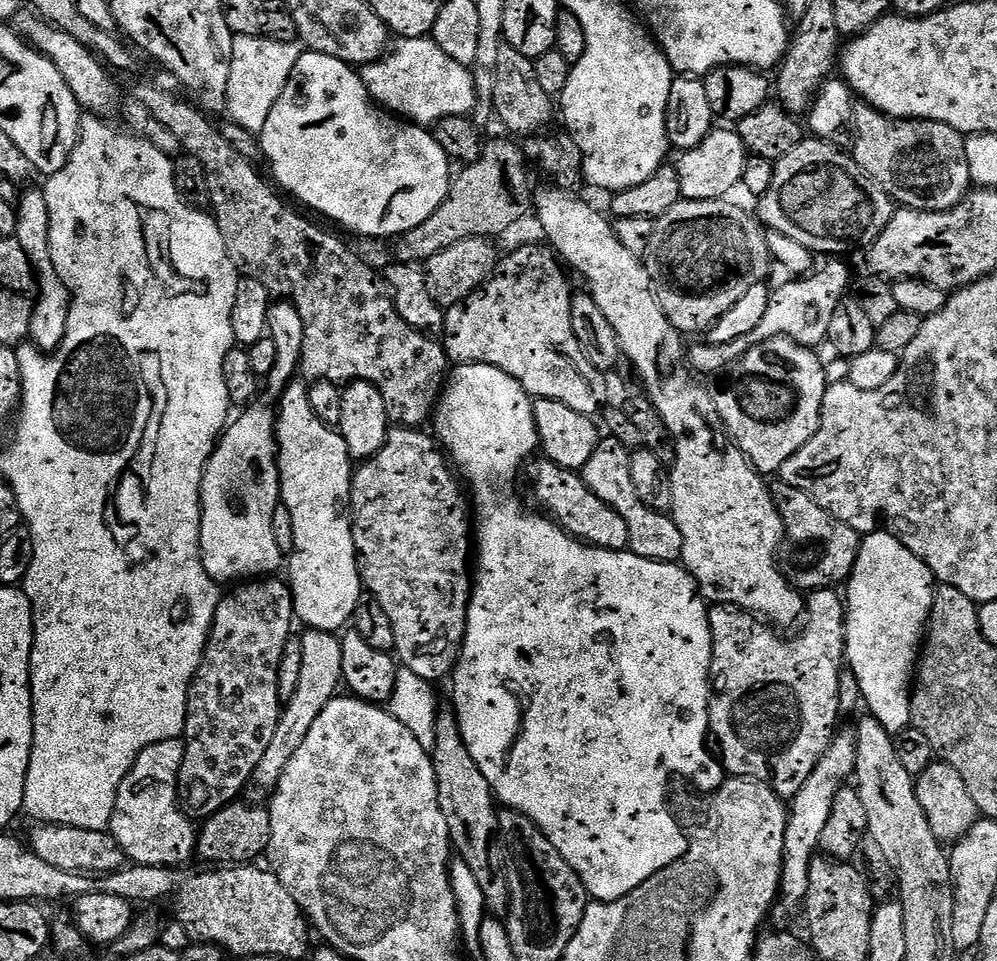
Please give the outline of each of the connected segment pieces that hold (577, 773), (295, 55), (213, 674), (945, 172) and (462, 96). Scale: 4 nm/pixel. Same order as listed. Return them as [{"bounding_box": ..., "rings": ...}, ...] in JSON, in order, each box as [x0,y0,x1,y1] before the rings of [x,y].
[{"bounding_box":[434,364,726,902],"rings":[[[462,364],[451,369],[450,375],[447,377],[444,386],[444,391],[440,394],[438,407],[434,412],[434,424],[436,420],[437,432],[435,432],[435,435],[438,437],[439,443],[446,449],[451,463],[458,469],[459,475],[463,477],[466,484],[466,479],[468,479],[469,485],[467,484],[467,487],[470,489],[470,492],[470,487],[472,487],[473,493],[471,492],[471,495],[474,497],[475,544],[472,600],[468,604],[468,625],[464,631],[464,647],[460,649],[460,659],[456,661],[456,667],[450,677],[453,704],[451,704],[451,707],[455,711],[457,722],[460,723],[462,738],[466,742],[466,750],[470,750],[470,758],[474,758],[474,762],[478,762],[478,770],[482,770],[482,778],[486,778],[486,782],[490,782],[492,794],[496,797],[497,801],[499,801],[503,807],[513,808],[515,812],[526,814],[526,818],[530,818],[538,827],[540,827],[542,834],[546,834],[546,838],[550,838],[550,842],[560,851],[562,858],[566,858],[566,862],[577,874],[579,874],[580,880],[584,884],[584,889],[588,891],[588,895],[593,901],[603,902],[606,900],[620,900],[626,894],[638,890],[638,886],[647,884],[653,878],[659,877],[656,876],[659,872],[667,873],[673,864],[677,864],[677,862],[688,853],[688,837],[682,827],[681,821],[677,819],[673,809],[670,807],[670,800],[668,804],[668,783],[671,782],[672,776],[685,776],[686,779],[693,780],[693,782],[700,787],[697,789],[700,790],[719,788],[726,779],[723,763],[721,763],[715,755],[712,757],[711,754],[708,753],[708,740],[710,744],[708,702],[712,695],[712,686],[710,683],[712,674],[712,635],[710,634],[710,622],[708,621],[710,608],[706,603],[705,597],[701,595],[700,589],[697,588],[695,577],[679,563],[663,564],[662,562],[654,562],[653,560],[647,560],[641,556],[635,556],[631,550],[611,552],[605,548],[594,548],[591,544],[585,544],[583,540],[577,540],[575,536],[565,532],[555,520],[545,518],[543,515],[540,515],[541,517],[535,516],[532,512],[524,512],[524,504],[518,497],[507,496],[507,494],[504,493],[511,490],[512,483],[515,482],[516,475],[520,472],[520,467],[522,467],[524,463],[527,465],[529,461],[537,455],[535,452],[538,452],[538,449],[540,448],[540,435],[536,429],[536,423],[534,422],[533,403],[533,397],[529,396],[522,385],[510,374],[506,374],[502,370],[498,370],[489,364]]]},{"bounding_box":[226,36,303,133],"rings":[[[258,36],[235,37],[232,42],[230,83],[227,87],[226,110],[230,114],[229,119],[247,132],[260,133],[303,51],[303,45],[297,41],[280,43]]]},{"bounding_box":[178,578,294,822],"rings":[[[259,578],[251,582],[244,582],[233,596],[225,595],[220,601],[218,610],[214,614],[212,623],[212,633],[208,636],[208,646],[204,649],[204,661],[200,663],[200,668],[196,671],[196,677],[192,679],[192,684],[188,688],[188,721],[184,723],[183,741],[184,761],[180,767],[180,777],[178,786],[180,787],[180,803],[186,809],[189,817],[193,821],[203,822],[208,817],[213,816],[220,808],[233,803],[236,796],[244,787],[249,787],[252,771],[262,762],[262,754],[266,754],[266,749],[270,746],[270,738],[274,738],[274,730],[280,721],[282,711],[282,701],[278,690],[278,670],[282,662],[282,654],[286,647],[289,637],[293,635],[292,624],[294,625],[294,613],[292,611],[292,589],[288,587],[283,579],[278,578]]]},{"bounding_box":[854,102,973,212],"rings":[[[860,102],[854,114],[854,164],[872,179],[900,208],[913,208],[919,212],[945,212],[964,201],[973,187],[970,166],[966,162],[965,137],[958,130],[933,120],[895,120],[883,116],[877,108]]]},{"bounding_box":[359,38,476,126],"rings":[[[431,38],[401,39],[399,43],[374,63],[359,69],[366,90],[379,107],[421,126],[435,126],[446,118],[471,117],[475,113],[476,82],[469,65],[454,62]]]}]

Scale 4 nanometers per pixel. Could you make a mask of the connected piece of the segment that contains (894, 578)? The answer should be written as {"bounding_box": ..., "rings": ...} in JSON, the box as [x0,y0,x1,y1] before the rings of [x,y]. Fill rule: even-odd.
{"bounding_box":[844,532,938,733],"rings":[[[870,532],[861,539],[860,553],[852,575],[846,581],[846,619],[844,622],[844,654],[846,668],[858,678],[862,690],[863,707],[890,733],[912,727],[912,689],[918,671],[922,645],[934,594],[938,587],[931,570],[898,538],[888,532]]]}

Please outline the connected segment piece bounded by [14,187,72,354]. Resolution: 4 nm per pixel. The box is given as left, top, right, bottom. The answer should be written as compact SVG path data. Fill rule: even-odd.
M39 187L26 191L19 197L16 209L16 235L18 246L26 252L26 258L32 267L34 284L38 291L34 296L32 313L30 314L30 334L28 340L35 344L41 352L51 354L59 348L62 338L66 334L68 309L72 307L72 294L66 282L58 274L52 261L50 250L50 214L46 206L46 198ZM40 288L40 293L39 292ZM37 295L37 296L36 296Z

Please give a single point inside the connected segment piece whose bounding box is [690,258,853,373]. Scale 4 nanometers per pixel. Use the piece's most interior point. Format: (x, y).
(802, 311)

